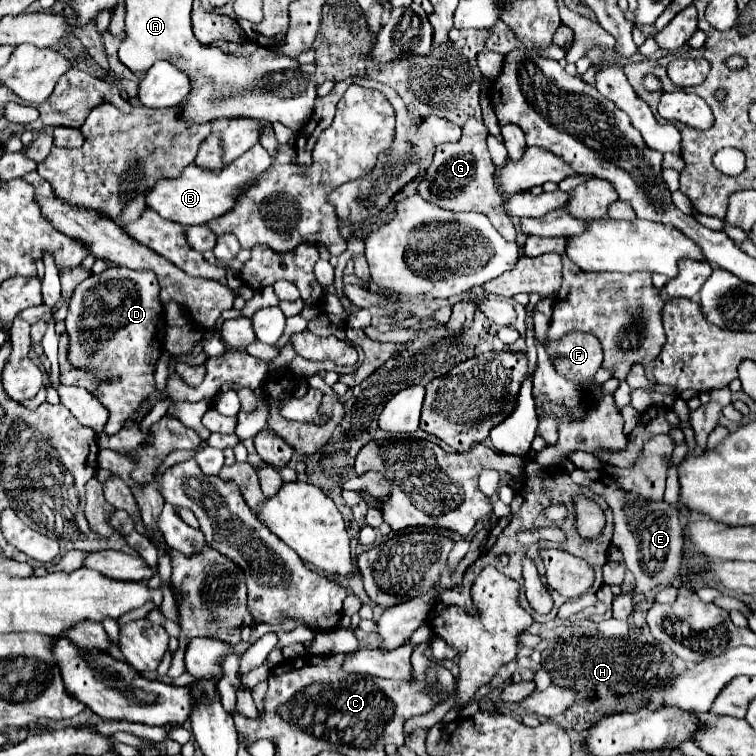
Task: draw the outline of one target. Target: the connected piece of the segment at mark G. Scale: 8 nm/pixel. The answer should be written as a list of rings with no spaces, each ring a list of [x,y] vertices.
[[[469,119],[463,127],[463,137],[457,143],[445,143],[439,147],[433,165],[427,169],[423,179],[419,181],[417,195],[421,195],[427,203],[433,203],[441,209],[449,211],[479,211],[489,217],[489,221],[497,227],[497,231],[507,239],[513,241],[515,225],[513,221],[499,211],[499,205],[503,201],[501,191],[497,191],[493,183],[495,165],[491,163],[491,157],[487,153],[487,139],[489,131],[481,121]]]

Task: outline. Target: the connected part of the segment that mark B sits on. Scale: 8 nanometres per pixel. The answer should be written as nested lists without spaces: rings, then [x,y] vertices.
[[[255,143],[249,151],[245,151],[239,159],[235,159],[231,165],[223,167],[221,173],[205,173],[201,167],[185,167],[185,171],[177,179],[159,179],[153,189],[145,193],[145,203],[149,209],[157,211],[163,219],[181,223],[181,225],[203,225],[215,217],[225,215],[231,211],[237,203],[239,189],[257,173],[265,171],[271,165],[269,153],[261,147],[261,143]]]

